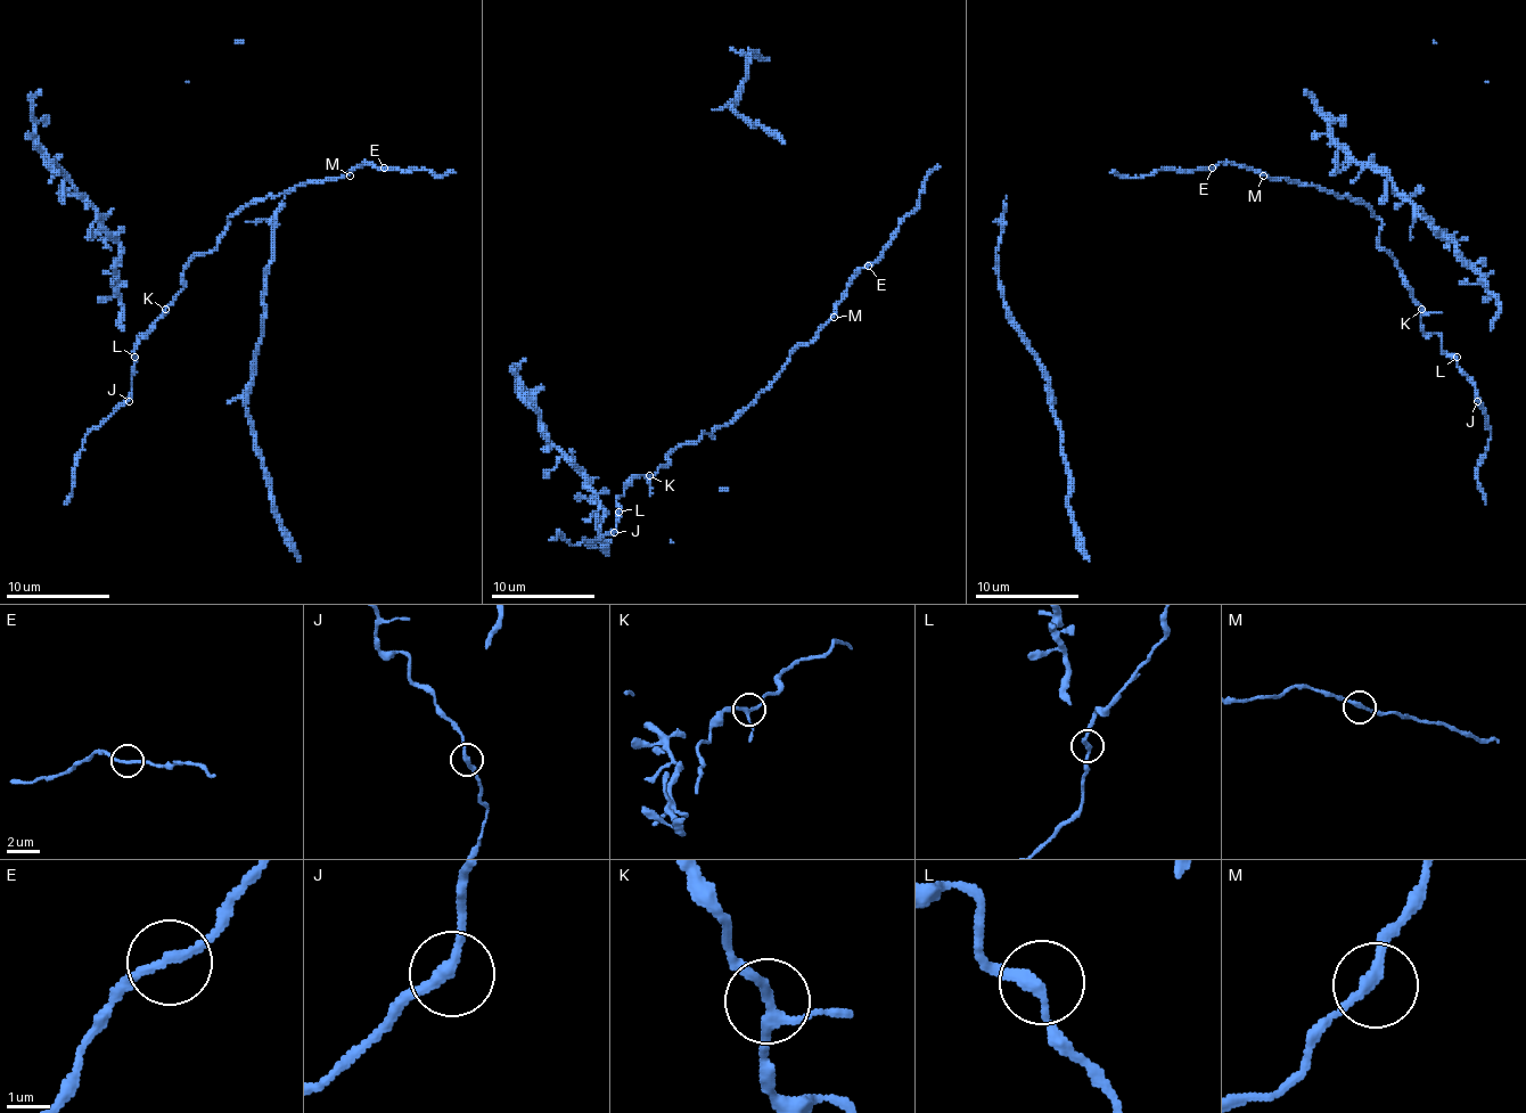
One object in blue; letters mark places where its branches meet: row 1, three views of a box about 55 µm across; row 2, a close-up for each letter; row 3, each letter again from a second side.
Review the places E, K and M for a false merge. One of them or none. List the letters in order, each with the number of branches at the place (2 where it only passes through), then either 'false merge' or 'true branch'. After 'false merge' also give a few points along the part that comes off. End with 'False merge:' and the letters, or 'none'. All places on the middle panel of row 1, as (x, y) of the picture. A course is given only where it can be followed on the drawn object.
E: branches 2; true branch
K: branches 3; true branch
M: branches 2; true branch
False merge: none

